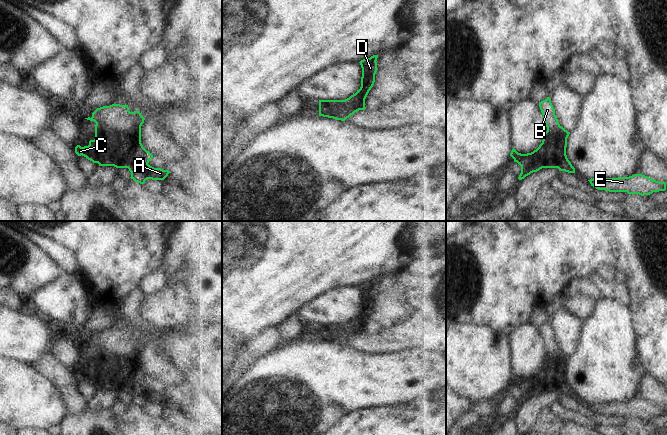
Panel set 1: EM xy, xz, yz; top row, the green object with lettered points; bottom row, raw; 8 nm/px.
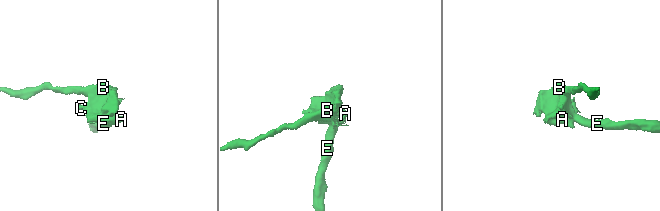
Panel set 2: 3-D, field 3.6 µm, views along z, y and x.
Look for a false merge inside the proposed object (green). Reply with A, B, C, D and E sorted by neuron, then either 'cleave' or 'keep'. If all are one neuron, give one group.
A C D E / B; cleave

